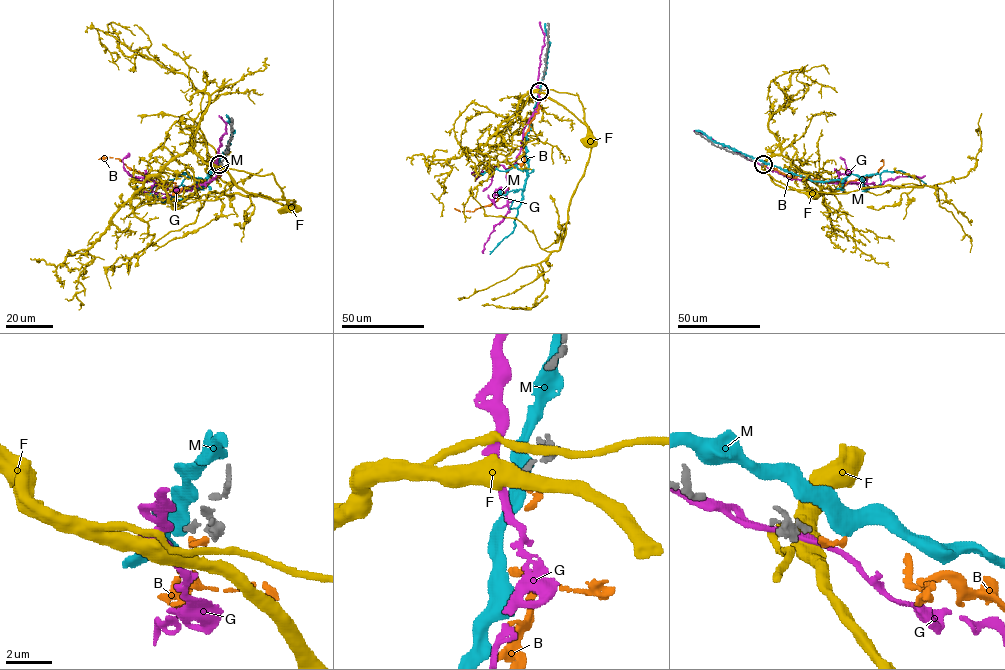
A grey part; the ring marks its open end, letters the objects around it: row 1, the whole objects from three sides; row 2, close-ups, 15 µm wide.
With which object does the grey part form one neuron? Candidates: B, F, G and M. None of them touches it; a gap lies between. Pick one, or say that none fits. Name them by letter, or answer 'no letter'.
B

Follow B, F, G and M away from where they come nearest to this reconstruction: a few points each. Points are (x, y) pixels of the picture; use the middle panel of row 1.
B: (540, 92), (539, 107), (525, 137), (524, 161), (507, 171), (509, 187), (495, 201), (473, 211), (454, 208)
F: (539, 92), (562, 104), (586, 125), (591, 142)
G: (538, 92), (539, 99), (524, 129), (517, 160), (506, 175), (508, 212), (494, 227), (483, 253)
M: (539, 93), (525, 142), (527, 177), (515, 227), (490, 254)

